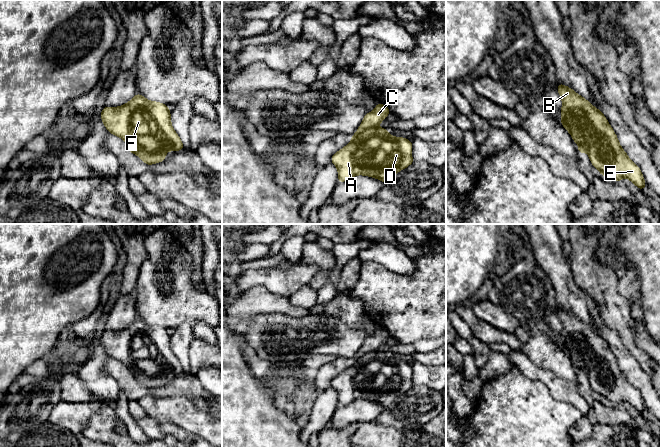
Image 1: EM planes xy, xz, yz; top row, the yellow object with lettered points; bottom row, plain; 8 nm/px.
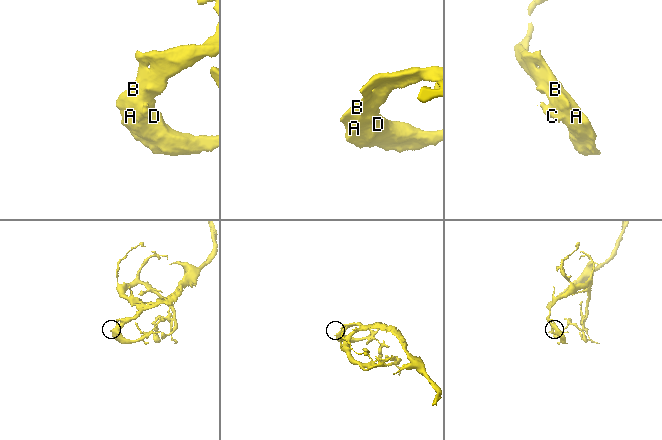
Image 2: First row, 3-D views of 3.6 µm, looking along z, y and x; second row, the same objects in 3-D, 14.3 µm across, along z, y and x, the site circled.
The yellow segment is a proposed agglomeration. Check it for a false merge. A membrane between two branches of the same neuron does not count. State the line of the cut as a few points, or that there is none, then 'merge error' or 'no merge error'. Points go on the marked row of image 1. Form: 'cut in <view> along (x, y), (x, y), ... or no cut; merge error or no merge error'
cut in xz along (375, 126), (363, 129), (351, 141); merge error

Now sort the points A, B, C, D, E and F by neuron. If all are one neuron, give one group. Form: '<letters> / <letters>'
A B D E F / C

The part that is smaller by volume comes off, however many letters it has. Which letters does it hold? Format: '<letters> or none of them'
C

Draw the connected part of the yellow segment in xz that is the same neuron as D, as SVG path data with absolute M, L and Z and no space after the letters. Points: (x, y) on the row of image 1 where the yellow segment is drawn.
M371 127L333 154L331 163L337 167L338 183L364 175L386 184L397 172L414 163L412 141L393 137L387 129Z

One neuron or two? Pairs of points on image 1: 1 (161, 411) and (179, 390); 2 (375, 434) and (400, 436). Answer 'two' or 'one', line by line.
1: two
2: one

